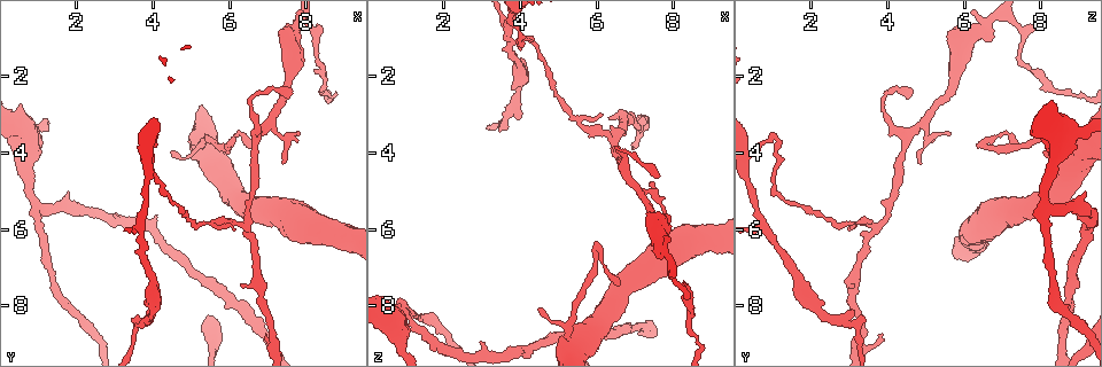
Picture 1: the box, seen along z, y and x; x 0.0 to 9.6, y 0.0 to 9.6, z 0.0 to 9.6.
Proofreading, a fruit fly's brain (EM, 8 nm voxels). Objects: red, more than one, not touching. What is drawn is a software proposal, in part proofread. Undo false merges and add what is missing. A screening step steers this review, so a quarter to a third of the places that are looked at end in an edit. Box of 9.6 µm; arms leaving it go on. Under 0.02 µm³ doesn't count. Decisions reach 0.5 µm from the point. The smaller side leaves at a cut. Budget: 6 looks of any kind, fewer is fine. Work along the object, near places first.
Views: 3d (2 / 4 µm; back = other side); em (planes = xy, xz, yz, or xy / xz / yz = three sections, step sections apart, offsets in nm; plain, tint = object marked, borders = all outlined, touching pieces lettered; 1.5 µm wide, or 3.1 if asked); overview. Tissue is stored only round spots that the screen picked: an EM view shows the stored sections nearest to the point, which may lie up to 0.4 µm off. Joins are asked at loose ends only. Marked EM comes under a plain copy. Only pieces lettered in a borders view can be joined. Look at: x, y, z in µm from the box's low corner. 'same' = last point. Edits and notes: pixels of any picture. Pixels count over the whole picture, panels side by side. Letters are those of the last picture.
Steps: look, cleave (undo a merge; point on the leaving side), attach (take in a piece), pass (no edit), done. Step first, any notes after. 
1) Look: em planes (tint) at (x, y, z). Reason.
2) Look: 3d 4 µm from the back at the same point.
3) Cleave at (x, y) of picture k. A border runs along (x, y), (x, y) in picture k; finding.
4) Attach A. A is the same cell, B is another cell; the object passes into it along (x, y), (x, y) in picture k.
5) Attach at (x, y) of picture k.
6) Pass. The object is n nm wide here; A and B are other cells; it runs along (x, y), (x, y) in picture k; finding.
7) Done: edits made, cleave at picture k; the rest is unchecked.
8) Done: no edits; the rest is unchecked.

Look: 3d 2 µm at (6.20, 5.90, 3.55). Arms part here.

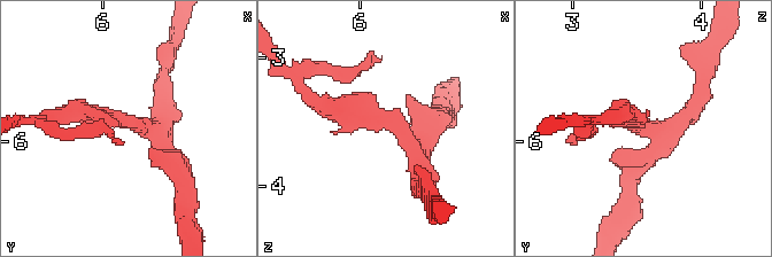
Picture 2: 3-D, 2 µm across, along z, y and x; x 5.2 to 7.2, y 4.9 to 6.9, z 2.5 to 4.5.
Look: em planes (tint) at (6.28, 5.88, 3.54). 3 arms meet here.

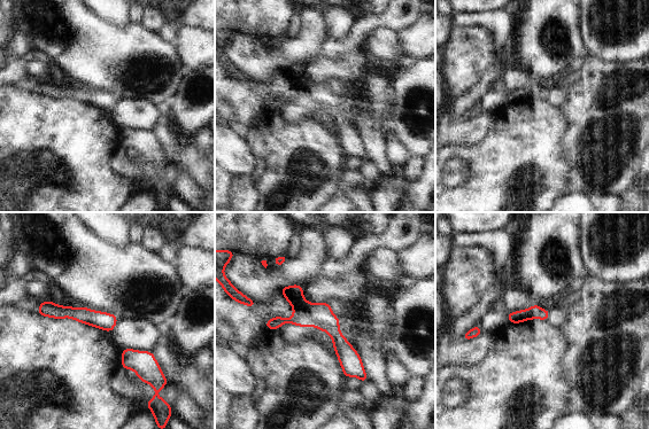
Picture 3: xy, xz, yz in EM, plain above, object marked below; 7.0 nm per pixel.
Look: em planes (borders) at the same point.

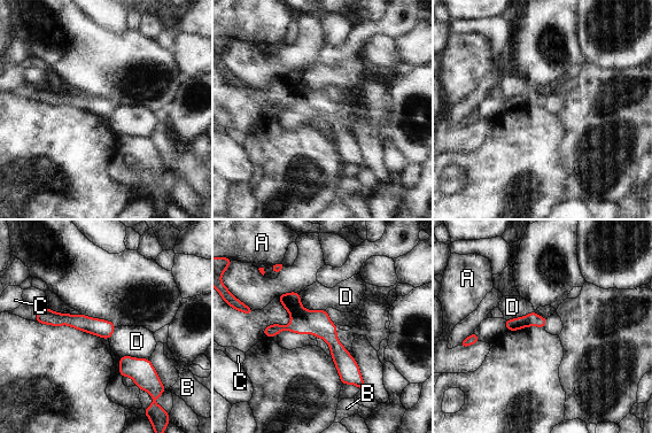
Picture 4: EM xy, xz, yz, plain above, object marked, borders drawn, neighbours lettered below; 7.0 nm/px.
Pass. A, B, C and D are other cells; it runs along (281, 298), (333, 341), (361, 386) in picture 4; one neuron here.

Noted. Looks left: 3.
Look: 3d 4 µm at (6.00, 3.85, 6.25). Thin end.

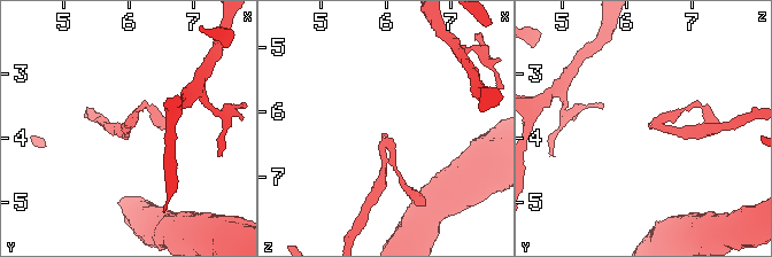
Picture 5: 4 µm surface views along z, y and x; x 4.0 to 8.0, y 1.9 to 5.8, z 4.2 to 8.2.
Look: em xy step 8 (tint) at (5.95, 3.80, 6.30).

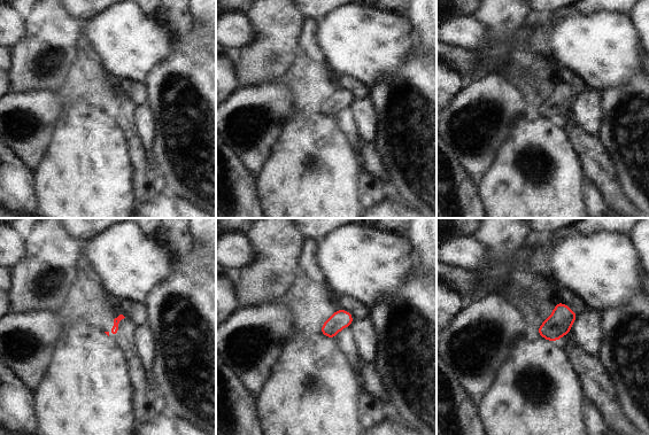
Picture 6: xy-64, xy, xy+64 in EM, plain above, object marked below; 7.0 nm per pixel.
Look: em planes (borders) at the same point. Cut it another way.

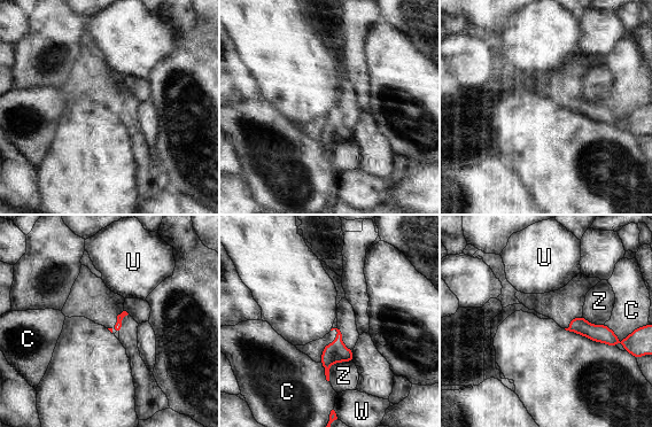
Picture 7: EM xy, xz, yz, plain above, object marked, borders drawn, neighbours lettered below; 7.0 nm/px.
Pass. C, U, W and Z are other cells; a border runs along (352, 360), (334, 362), (328, 380) in picture 7; no lettered piece goes on from it.

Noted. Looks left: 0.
Done: no edits; the rest is unchecked.

